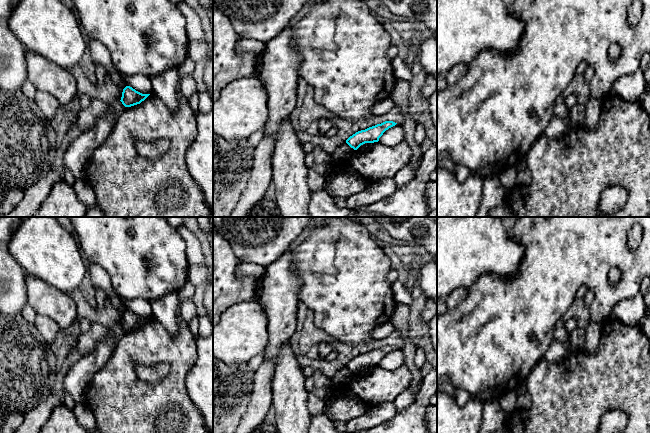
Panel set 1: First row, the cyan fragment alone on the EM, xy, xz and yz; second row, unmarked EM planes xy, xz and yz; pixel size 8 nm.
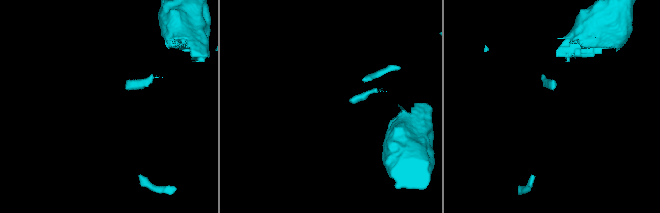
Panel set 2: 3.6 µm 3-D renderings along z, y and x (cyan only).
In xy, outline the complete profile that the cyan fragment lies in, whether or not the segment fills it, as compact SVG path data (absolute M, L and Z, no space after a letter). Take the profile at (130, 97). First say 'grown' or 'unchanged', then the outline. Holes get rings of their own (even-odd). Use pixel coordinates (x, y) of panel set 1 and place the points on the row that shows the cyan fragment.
unchanged | M126 86L123 89L121 102L125 107L131 107L140 104L144 101L150 94L142 94L130 86Z

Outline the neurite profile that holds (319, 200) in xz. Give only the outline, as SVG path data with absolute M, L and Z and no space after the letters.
M432 144L423 153L421 163L414 178L405 186L397 188L395 192L371 205L362 205L355 209L347 207L340 208L335 204L334 198L326 193L324 189L310 192L309 213L310 217L427 217L430 213L425 190L430 181L430 174L437 169L437 146Z

